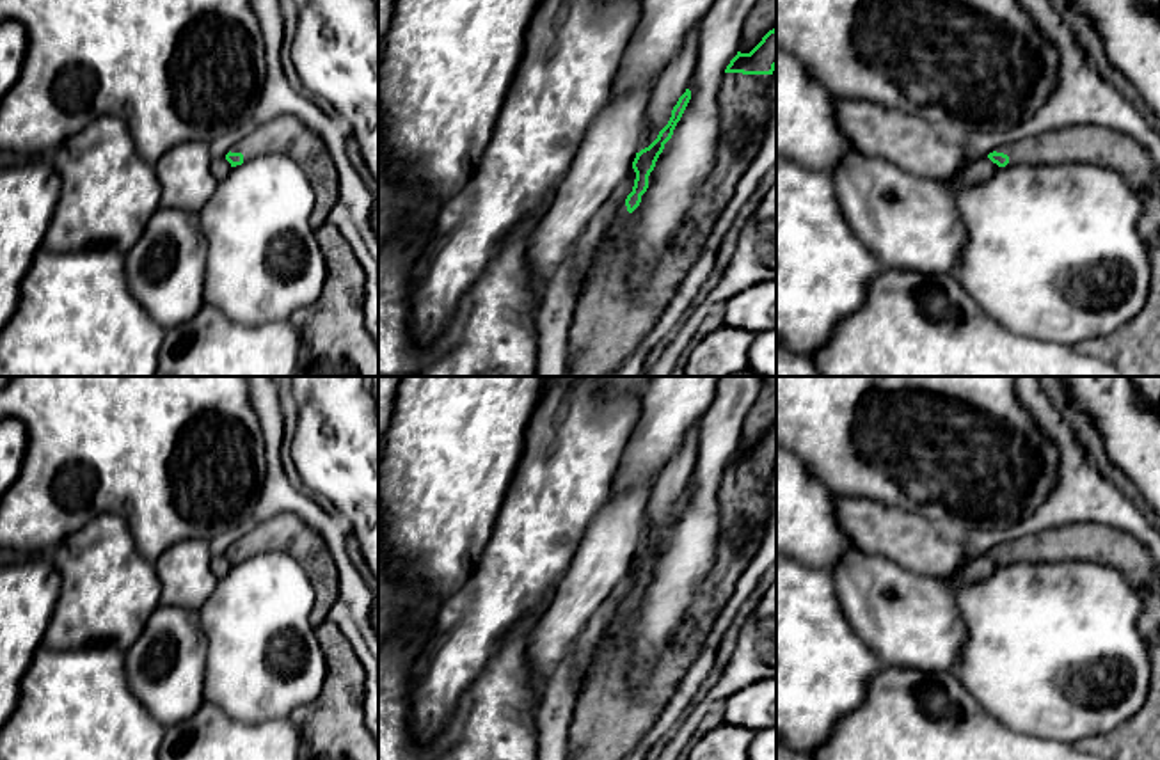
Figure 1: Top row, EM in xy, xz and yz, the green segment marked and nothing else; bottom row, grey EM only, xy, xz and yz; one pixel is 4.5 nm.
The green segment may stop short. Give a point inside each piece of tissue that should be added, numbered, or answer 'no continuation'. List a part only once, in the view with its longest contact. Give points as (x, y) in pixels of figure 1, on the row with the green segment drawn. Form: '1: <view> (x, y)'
1: xz (610, 318)

